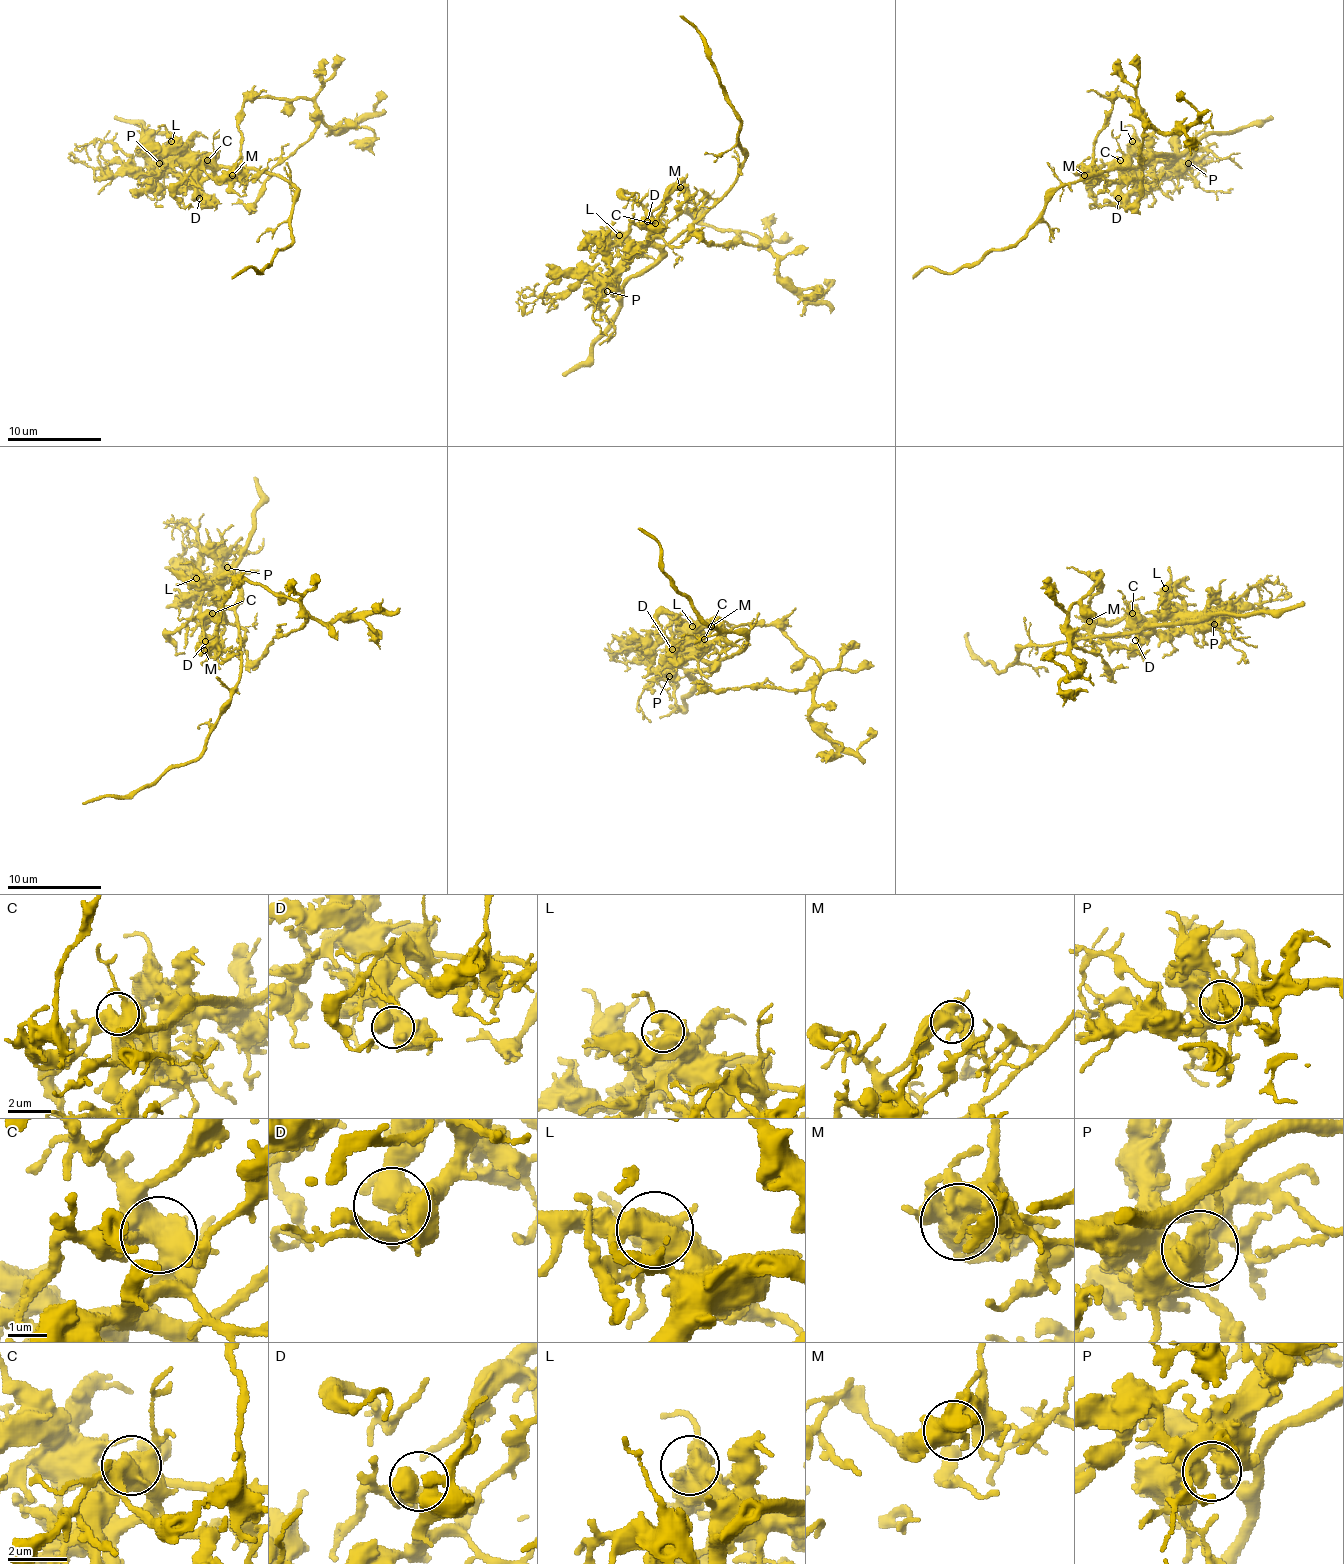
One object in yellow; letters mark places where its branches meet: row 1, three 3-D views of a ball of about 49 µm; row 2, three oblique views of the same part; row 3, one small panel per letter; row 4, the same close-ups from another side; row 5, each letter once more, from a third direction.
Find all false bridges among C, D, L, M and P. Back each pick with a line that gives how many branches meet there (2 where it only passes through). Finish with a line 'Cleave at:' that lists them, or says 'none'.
M: Branches: 3
Cleave at: M

